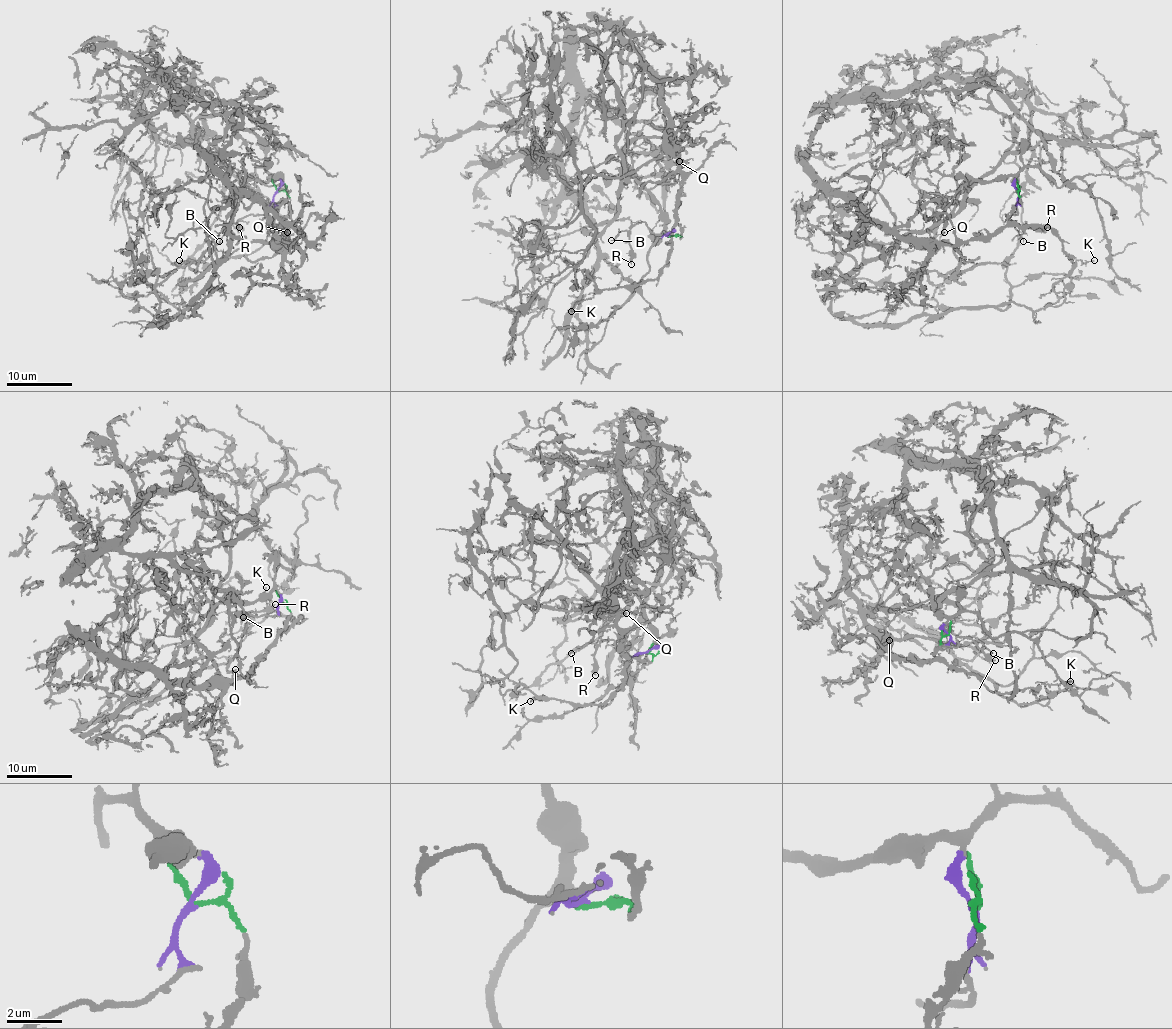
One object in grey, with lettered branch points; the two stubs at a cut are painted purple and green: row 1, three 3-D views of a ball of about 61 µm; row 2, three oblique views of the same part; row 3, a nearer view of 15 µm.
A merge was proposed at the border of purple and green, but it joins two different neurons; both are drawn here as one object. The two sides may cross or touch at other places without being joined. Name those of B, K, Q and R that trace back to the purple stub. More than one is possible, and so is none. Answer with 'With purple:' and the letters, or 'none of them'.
With purple: B, R

